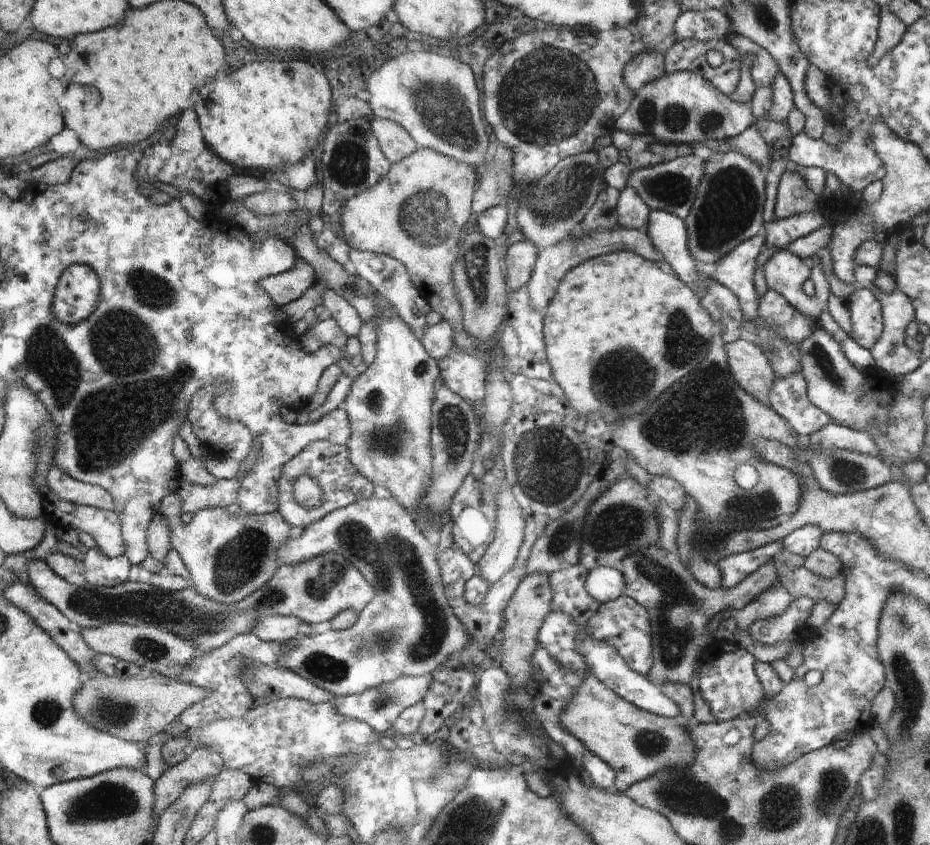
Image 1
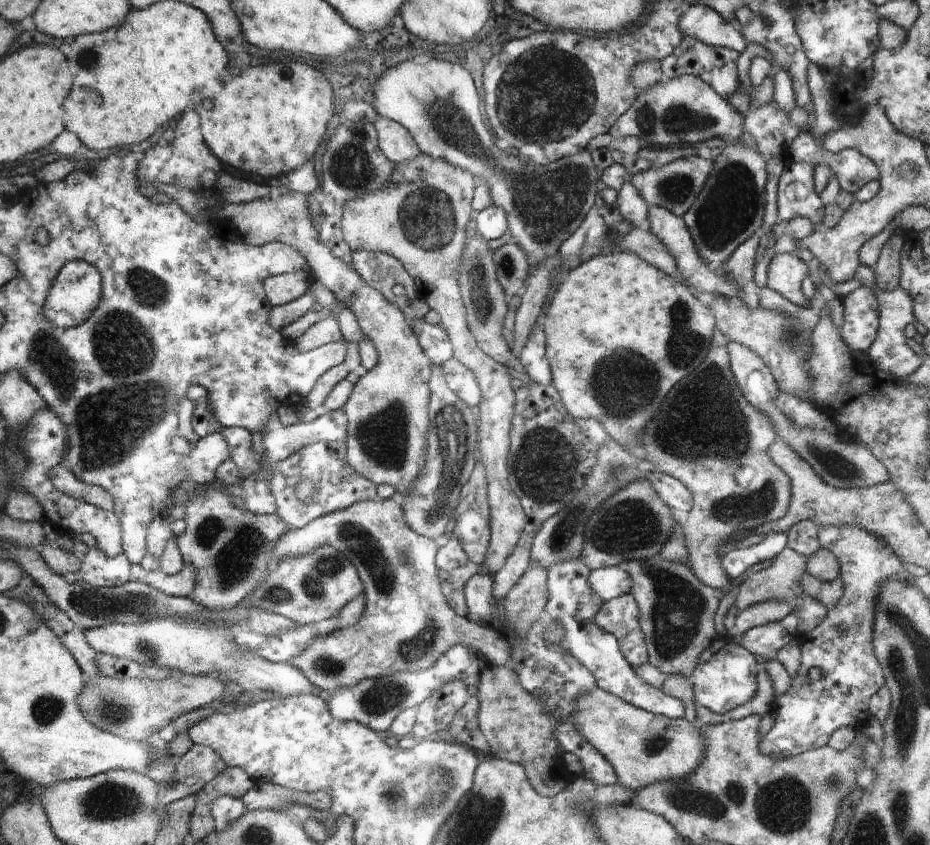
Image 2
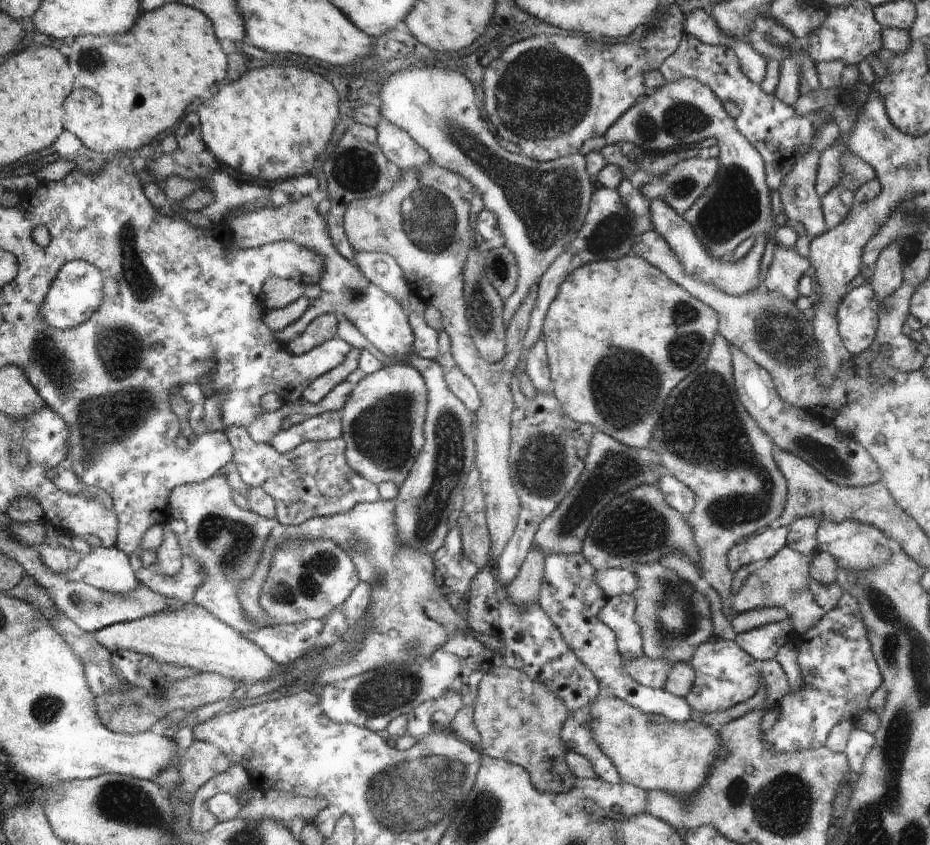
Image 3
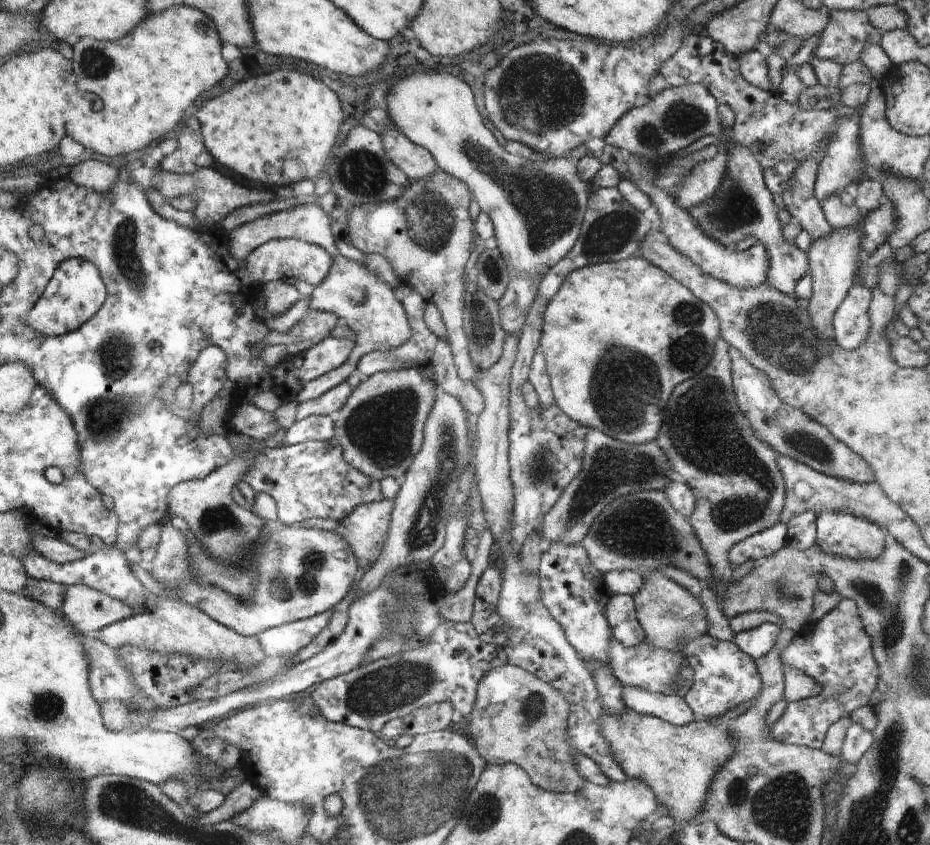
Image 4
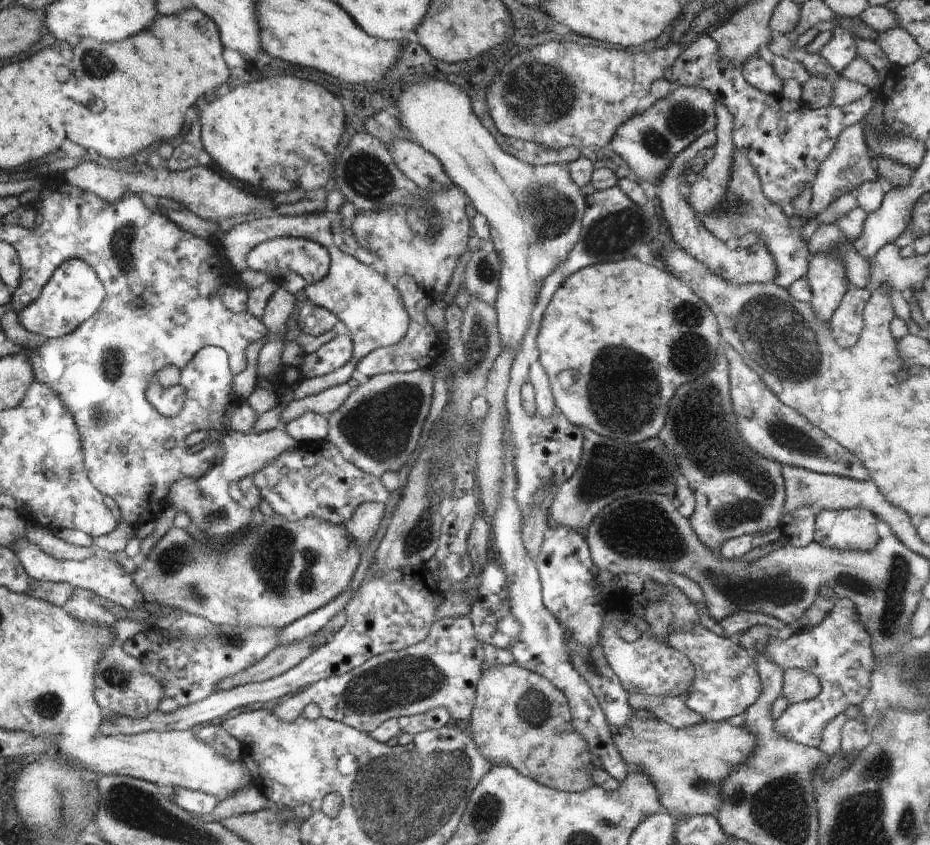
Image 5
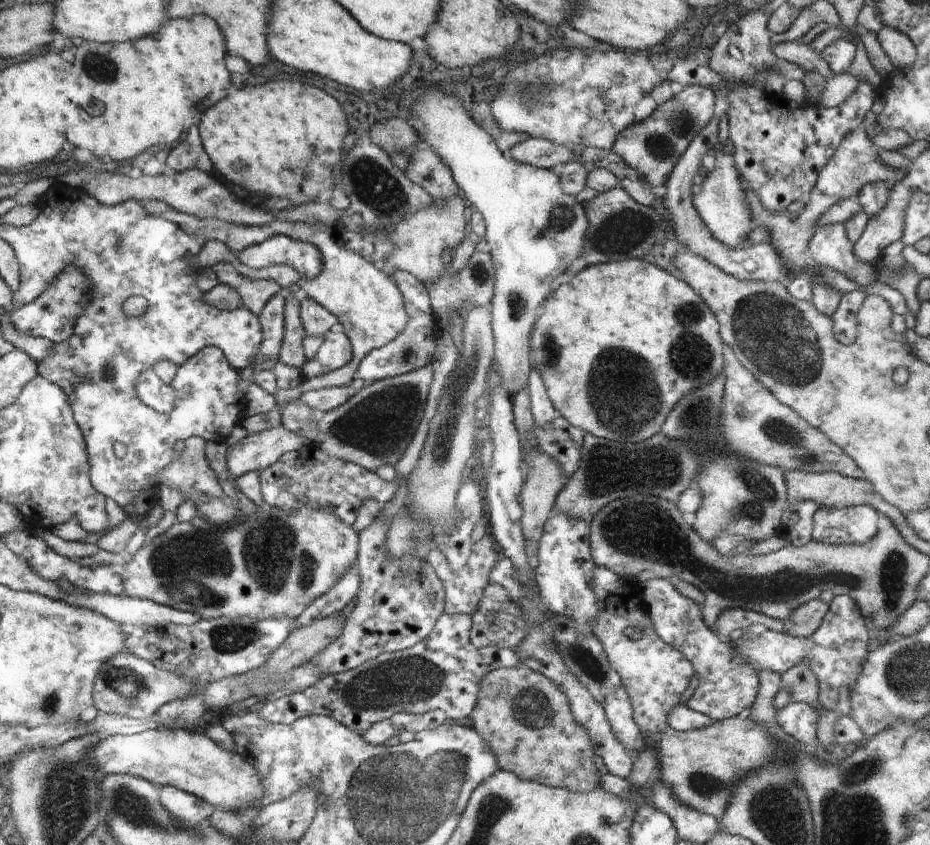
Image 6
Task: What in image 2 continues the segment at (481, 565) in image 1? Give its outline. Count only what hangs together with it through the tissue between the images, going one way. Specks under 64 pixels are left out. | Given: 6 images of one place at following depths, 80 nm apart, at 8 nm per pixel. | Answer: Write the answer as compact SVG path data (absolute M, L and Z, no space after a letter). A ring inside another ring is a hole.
M421 152L414 159L396 165L392 178L378 191L370 191L368 195L357 196L349 200L343 208L341 231L344 240L352 251L374 251L386 253L397 258L403 267L416 280L421 293L432 310L440 316L441 325L446 329L451 340L453 356L459 358L468 369L474 371L481 388L482 401L476 410L478 417L479 434L479 458L485 464L487 470L487 498L491 514L491 539L485 552L485 559L481 570L494 577L511 555L518 542L522 529L526 522L522 505L518 497L510 488L507 467L509 453L509 432L511 420L514 414L515 392L512 387L512 377L507 371L507 366L500 364L496 359L490 358L480 347L467 325L464 298L461 296L460 266L462 264L465 244L472 232L472 209L474 189L477 181L471 172L460 168L448 161L435 159L429 154Z

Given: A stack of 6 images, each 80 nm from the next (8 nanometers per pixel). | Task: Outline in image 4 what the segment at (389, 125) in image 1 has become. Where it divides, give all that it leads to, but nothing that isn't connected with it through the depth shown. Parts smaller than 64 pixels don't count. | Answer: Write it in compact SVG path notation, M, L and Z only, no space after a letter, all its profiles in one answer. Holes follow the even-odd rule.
M393 125L388 132L384 132L380 136L390 161L401 169L411 182L429 179L440 170L440 166L434 161L433 154L428 149L413 144Z

